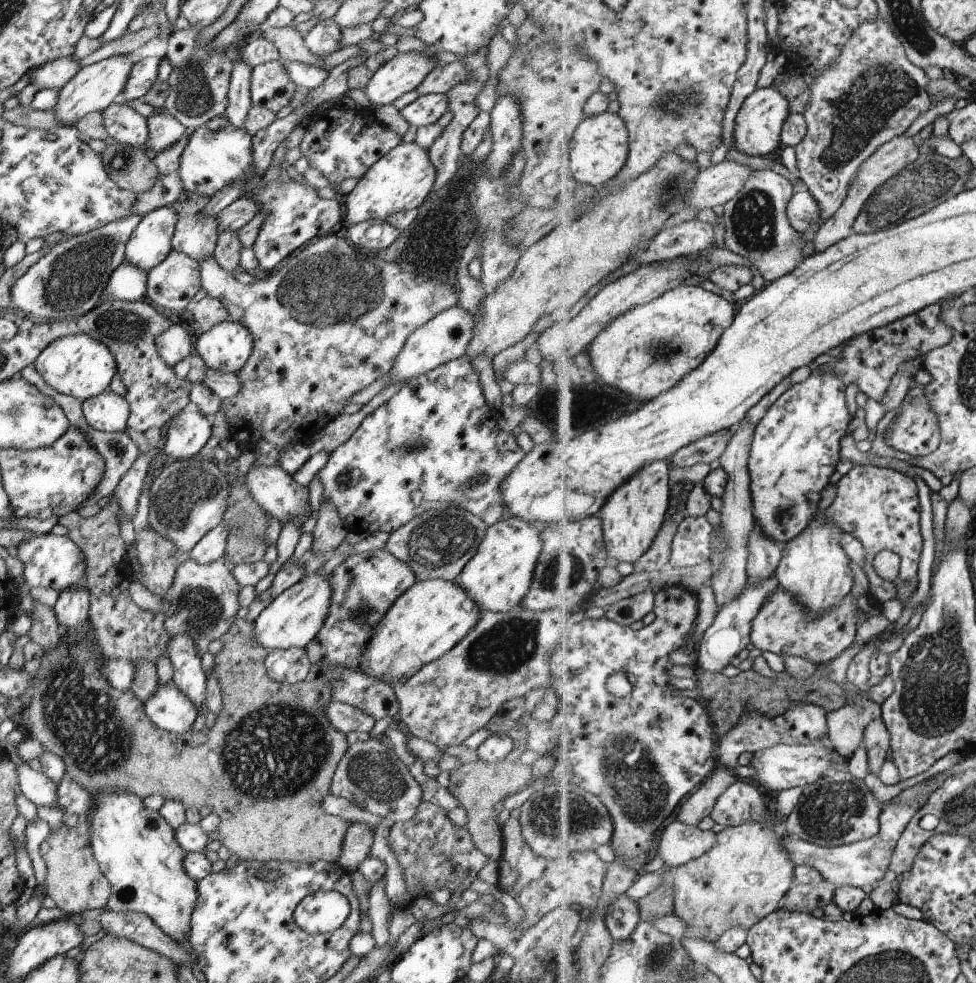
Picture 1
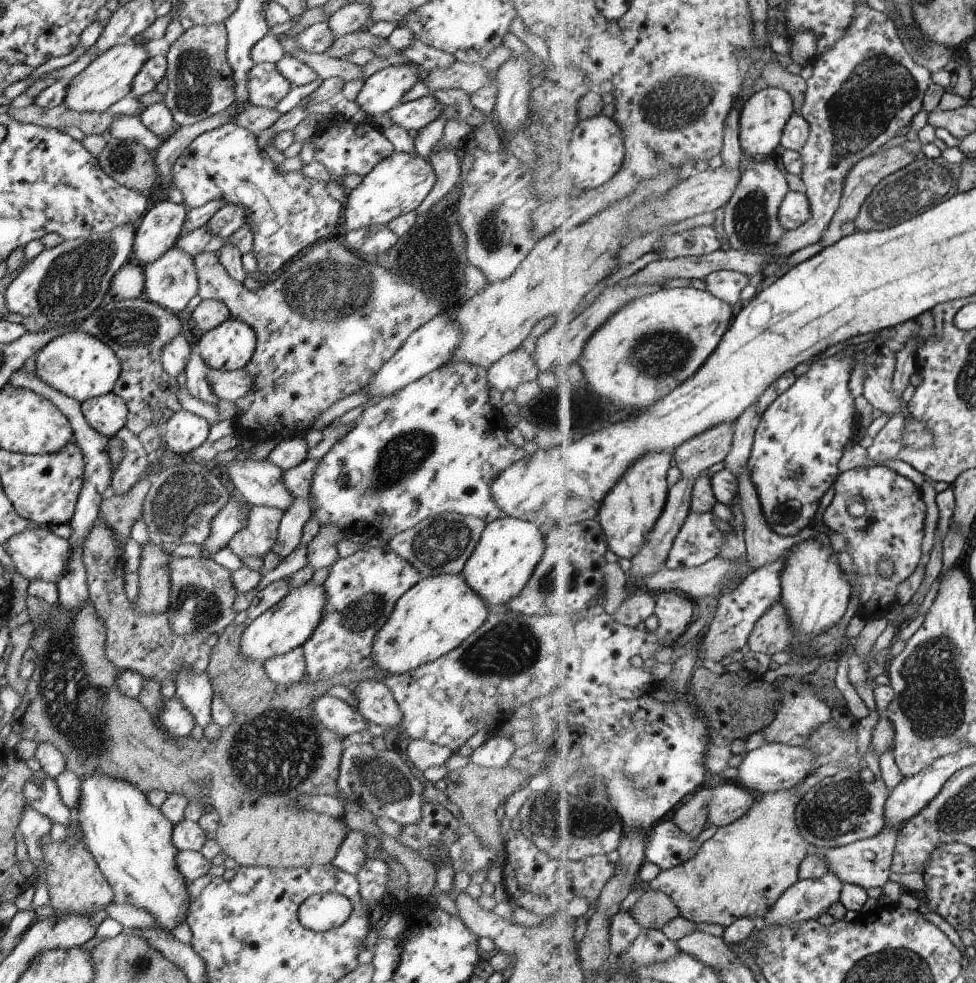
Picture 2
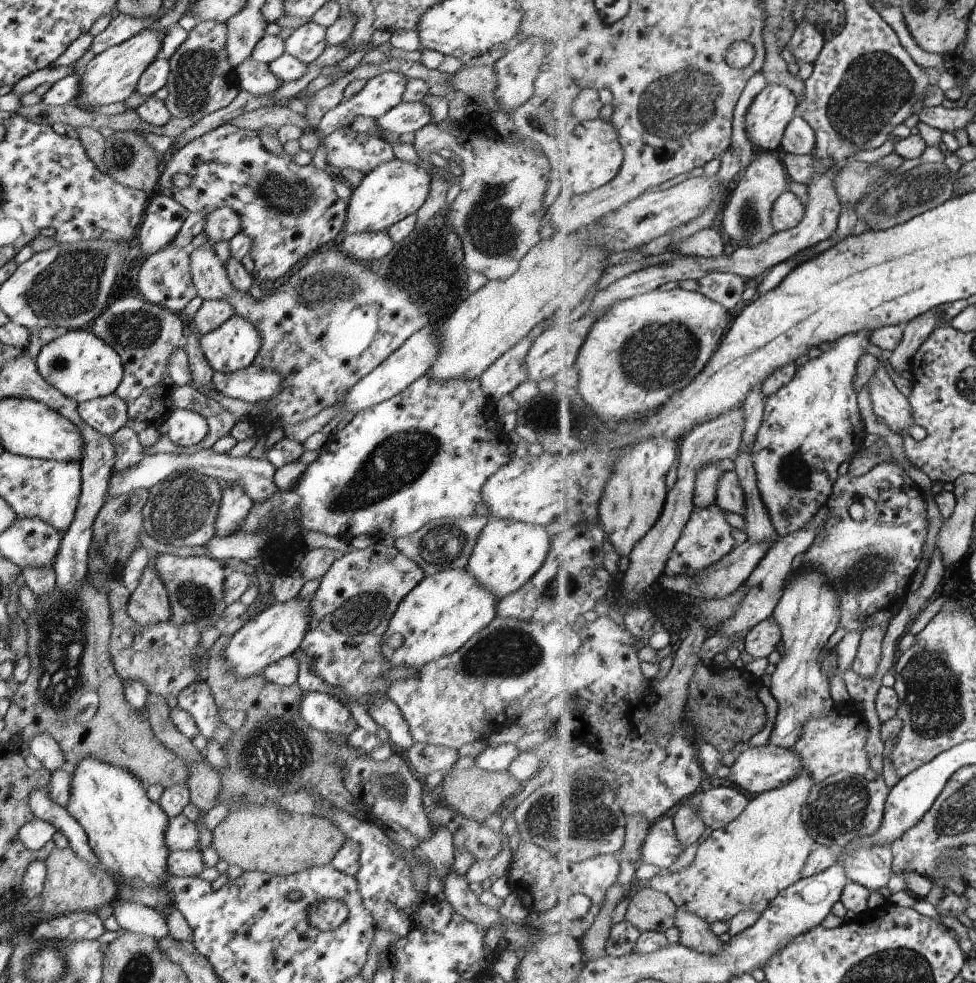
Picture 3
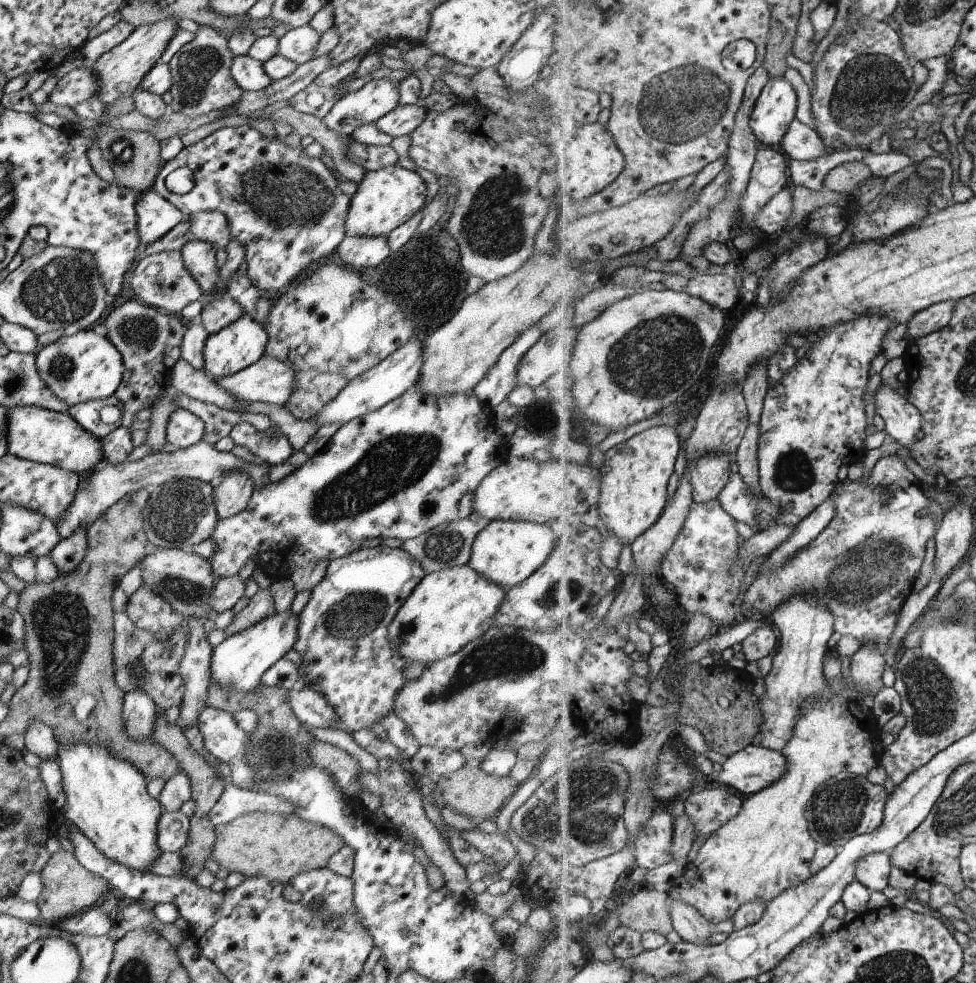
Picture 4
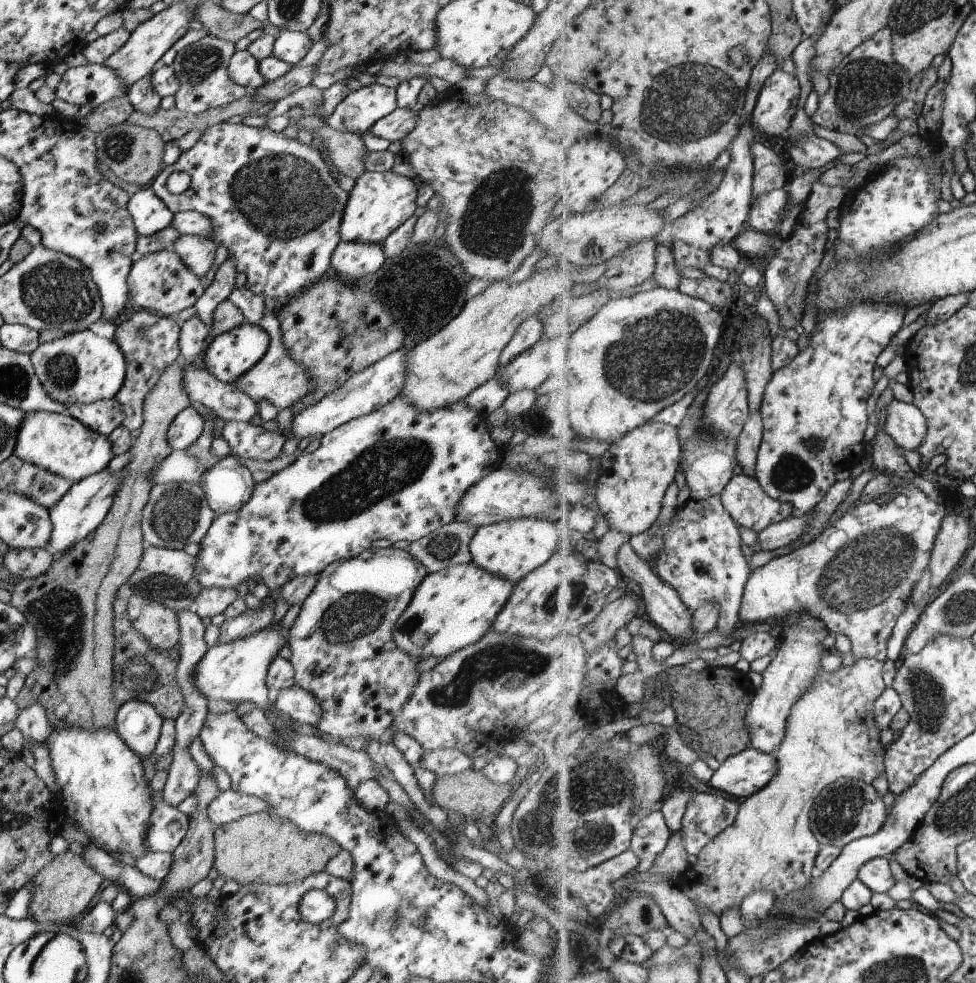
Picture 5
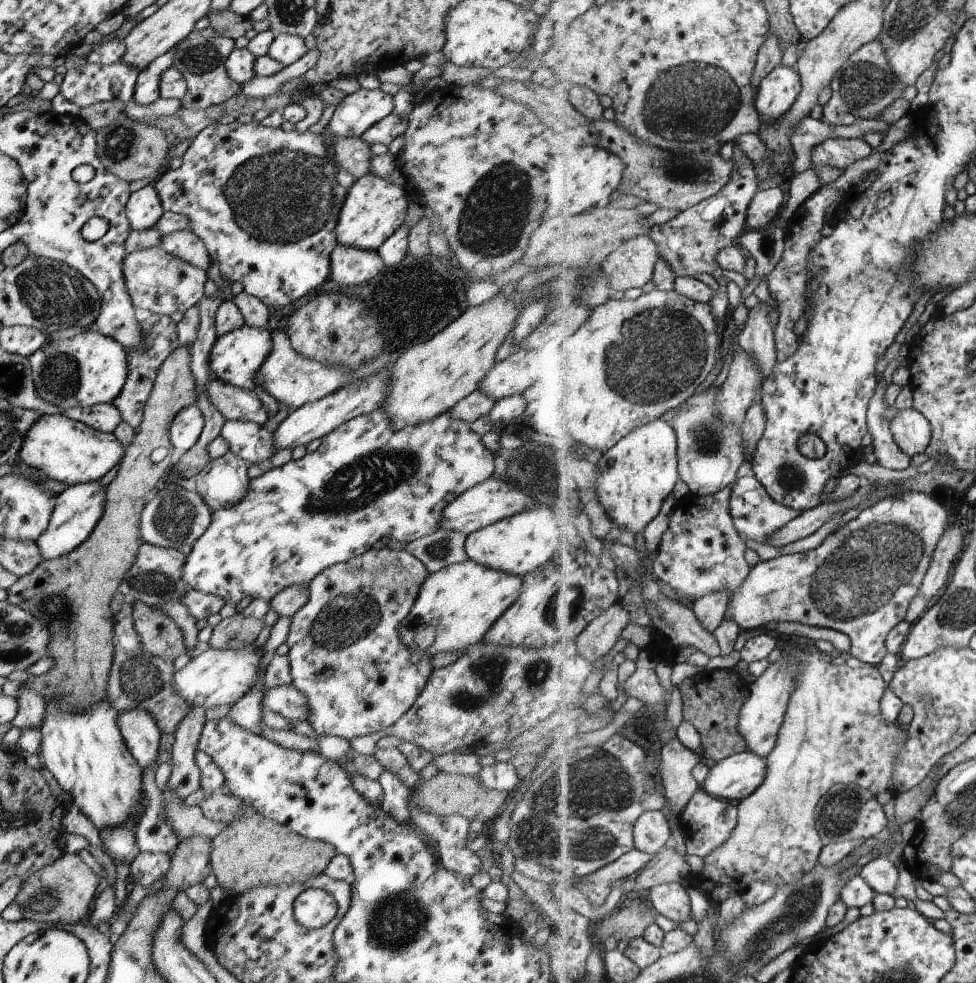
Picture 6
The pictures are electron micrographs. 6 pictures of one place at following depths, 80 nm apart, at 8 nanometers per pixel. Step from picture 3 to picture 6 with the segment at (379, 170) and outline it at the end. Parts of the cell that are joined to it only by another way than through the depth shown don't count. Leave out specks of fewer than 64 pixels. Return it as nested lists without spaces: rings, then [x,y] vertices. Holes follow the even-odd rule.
[[[370,173],[355,180],[346,191],[337,222],[335,222],[333,232],[335,232],[336,243],[362,250],[377,251],[377,248],[403,223],[405,210],[407,210],[406,188],[406,185],[395,186],[388,178]]]

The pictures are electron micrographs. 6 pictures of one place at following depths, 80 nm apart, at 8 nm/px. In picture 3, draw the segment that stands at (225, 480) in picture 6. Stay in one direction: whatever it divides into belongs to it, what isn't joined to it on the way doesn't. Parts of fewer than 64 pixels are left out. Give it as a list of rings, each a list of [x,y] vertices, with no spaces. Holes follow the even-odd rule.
[[[231,482],[229,484],[227,488],[220,490],[221,500],[215,514],[214,536],[218,538],[227,537],[229,532],[233,532],[243,522],[243,518],[251,508],[251,502],[245,490],[237,484],[231,484]]]

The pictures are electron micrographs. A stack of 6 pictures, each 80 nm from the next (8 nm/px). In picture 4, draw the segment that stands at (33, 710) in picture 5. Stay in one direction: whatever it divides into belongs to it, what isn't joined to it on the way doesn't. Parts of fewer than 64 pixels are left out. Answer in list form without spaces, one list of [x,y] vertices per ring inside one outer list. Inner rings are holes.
[[[31,722],[23,732],[24,750],[41,760],[54,760],[57,758],[57,742],[53,732],[43,722]]]

